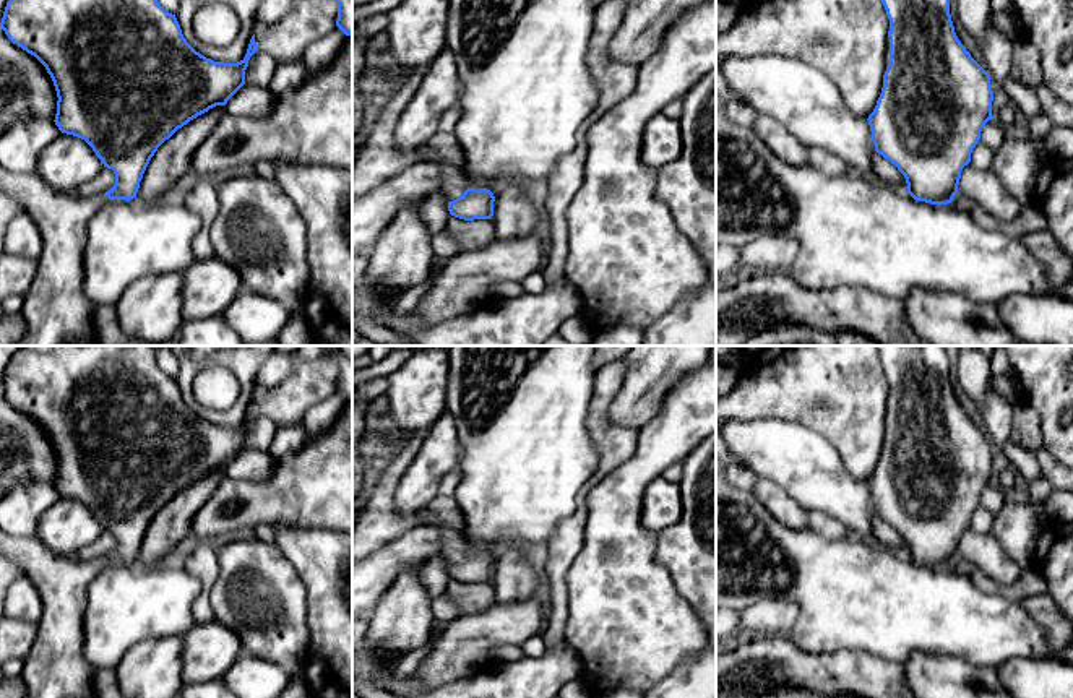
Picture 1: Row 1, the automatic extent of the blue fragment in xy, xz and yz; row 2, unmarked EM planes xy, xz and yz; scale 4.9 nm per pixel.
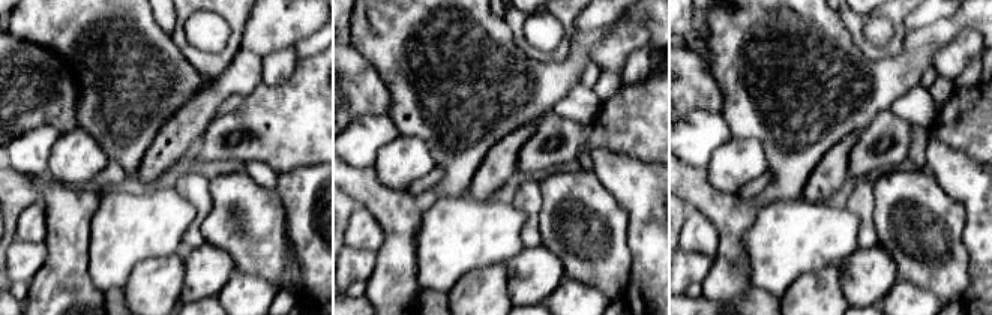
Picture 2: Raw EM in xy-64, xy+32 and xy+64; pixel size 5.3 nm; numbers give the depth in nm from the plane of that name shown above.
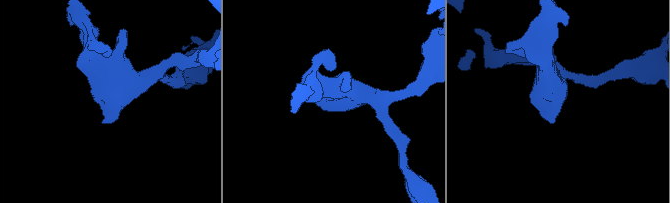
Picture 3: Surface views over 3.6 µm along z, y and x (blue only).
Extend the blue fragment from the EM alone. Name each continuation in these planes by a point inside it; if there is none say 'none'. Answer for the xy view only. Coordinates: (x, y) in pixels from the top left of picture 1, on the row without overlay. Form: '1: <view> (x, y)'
1: xy (56, 667)

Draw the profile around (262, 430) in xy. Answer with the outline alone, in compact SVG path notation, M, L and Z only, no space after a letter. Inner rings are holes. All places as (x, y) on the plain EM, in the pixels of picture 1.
M256 414L245 433L245 448L269 451L278 425L266 416Z

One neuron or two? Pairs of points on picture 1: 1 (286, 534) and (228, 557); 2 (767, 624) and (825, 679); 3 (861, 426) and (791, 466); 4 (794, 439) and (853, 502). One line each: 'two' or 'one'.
1: two
2: two
3: two
4: one

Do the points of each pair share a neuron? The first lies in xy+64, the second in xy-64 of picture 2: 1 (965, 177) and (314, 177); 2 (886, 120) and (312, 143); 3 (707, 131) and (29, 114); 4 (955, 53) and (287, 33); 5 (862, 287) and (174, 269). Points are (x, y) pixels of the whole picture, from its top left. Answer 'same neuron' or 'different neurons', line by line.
1: same neuron
2: same neuron
3: different neurons
4: same neuron
5: different neurons

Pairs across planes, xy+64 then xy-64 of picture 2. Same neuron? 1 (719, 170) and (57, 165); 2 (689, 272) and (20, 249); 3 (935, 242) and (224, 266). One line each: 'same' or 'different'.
1: same
2: same
3: different

